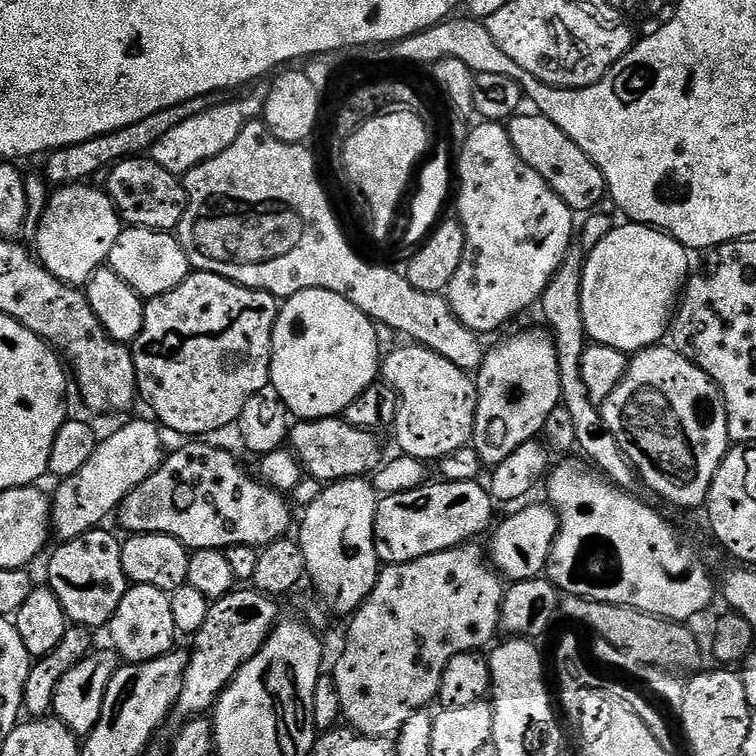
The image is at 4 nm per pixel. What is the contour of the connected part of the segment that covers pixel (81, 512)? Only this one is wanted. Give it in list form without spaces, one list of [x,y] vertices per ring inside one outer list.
[[[151,419],[148,420],[132,420],[129,424],[122,425],[117,432],[110,433],[105,440],[103,437],[97,443],[94,454],[90,454],[90,462],[86,462],[86,466],[82,466],[82,470],[78,470],[78,474],[70,474],[69,476],[63,477],[57,483],[60,485],[57,486],[56,493],[53,491],[50,496],[52,506],[52,523],[50,528],[54,533],[55,539],[57,536],[57,541],[73,540],[82,534],[86,534],[92,528],[101,527],[105,523],[104,519],[111,512],[113,515],[119,509],[122,501],[139,484],[146,482],[160,469],[161,464],[166,459],[164,440],[160,437],[161,429]]]

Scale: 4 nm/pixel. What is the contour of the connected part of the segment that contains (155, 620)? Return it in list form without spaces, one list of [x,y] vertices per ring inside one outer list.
[[[132,584],[122,598],[114,618],[107,624],[106,633],[112,639],[111,647],[121,661],[130,664],[150,662],[173,651],[178,633],[174,626],[174,614],[170,610],[170,595],[154,586]]]

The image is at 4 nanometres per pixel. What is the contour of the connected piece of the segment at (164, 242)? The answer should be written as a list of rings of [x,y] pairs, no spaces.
[[[131,226],[125,227],[121,231],[118,242],[114,242],[114,246],[108,255],[107,267],[112,268],[114,274],[118,274],[118,278],[122,278],[122,282],[126,282],[126,286],[130,286],[145,301],[150,301],[156,296],[174,290],[190,274],[190,265],[184,253],[184,248],[172,232],[155,232],[149,228],[134,228]]]

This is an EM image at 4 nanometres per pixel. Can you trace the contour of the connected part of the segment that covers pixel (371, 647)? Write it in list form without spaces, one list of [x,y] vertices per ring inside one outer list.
[[[469,542],[459,548],[452,548],[449,552],[430,554],[405,564],[389,564],[381,567],[374,590],[366,597],[362,607],[357,608],[351,619],[347,621],[347,624],[349,623],[348,645],[345,646],[344,653],[341,654],[340,661],[337,662],[336,669],[334,669],[338,698],[342,702],[342,716],[347,727],[351,728],[353,732],[359,732],[361,736],[369,736],[375,740],[395,737],[401,726],[412,717],[412,713],[427,709],[429,707],[427,704],[431,700],[433,703],[439,697],[442,670],[446,670],[446,662],[450,662],[450,658],[454,658],[454,654],[480,652],[487,649],[497,639],[495,636],[500,628],[500,607],[504,601],[505,585],[502,583],[500,573],[492,567],[485,549],[481,545],[479,548],[478,545],[479,543]]]

